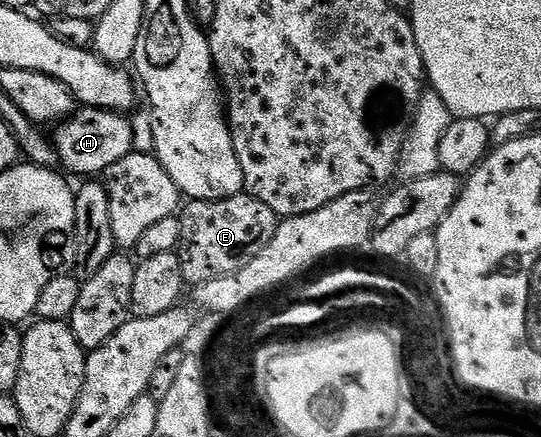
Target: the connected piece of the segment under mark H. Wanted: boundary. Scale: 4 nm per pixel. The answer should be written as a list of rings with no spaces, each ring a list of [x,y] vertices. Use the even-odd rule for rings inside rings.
[[[95,108],[77,109],[76,113],[67,122],[59,123],[55,127],[56,138],[54,137],[54,149],[56,149],[60,157],[60,166],[65,171],[73,170],[76,174],[100,176],[103,175],[106,168],[110,168],[110,164],[115,164],[117,160],[122,160],[122,156],[133,153],[134,146],[132,146],[132,141],[135,140],[136,134],[132,131],[131,124],[124,118],[127,117],[115,110],[98,110]]]

